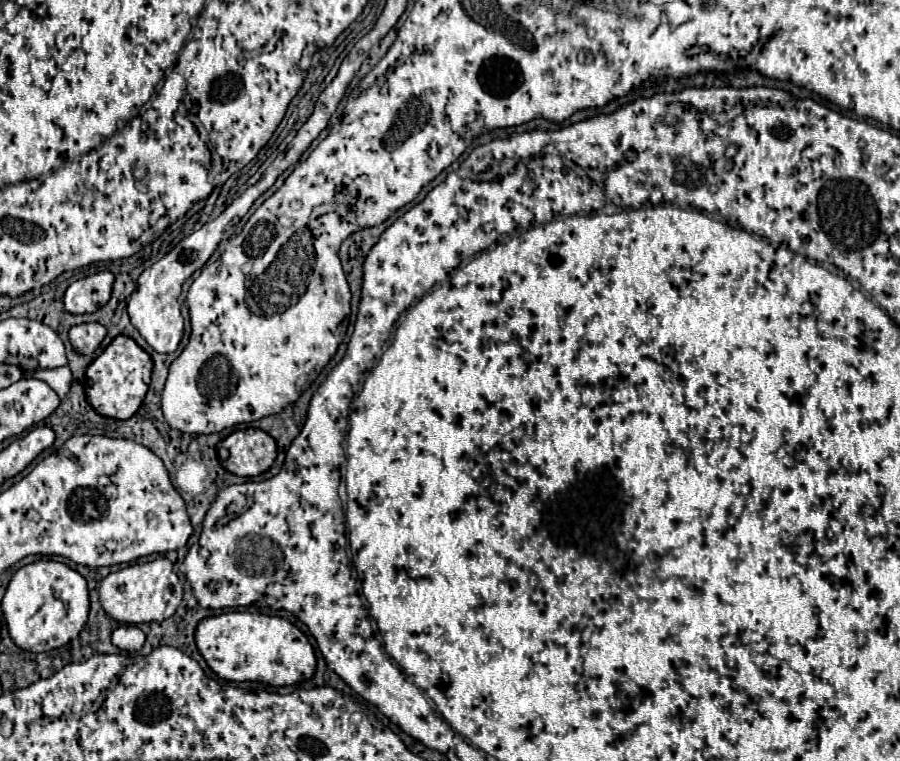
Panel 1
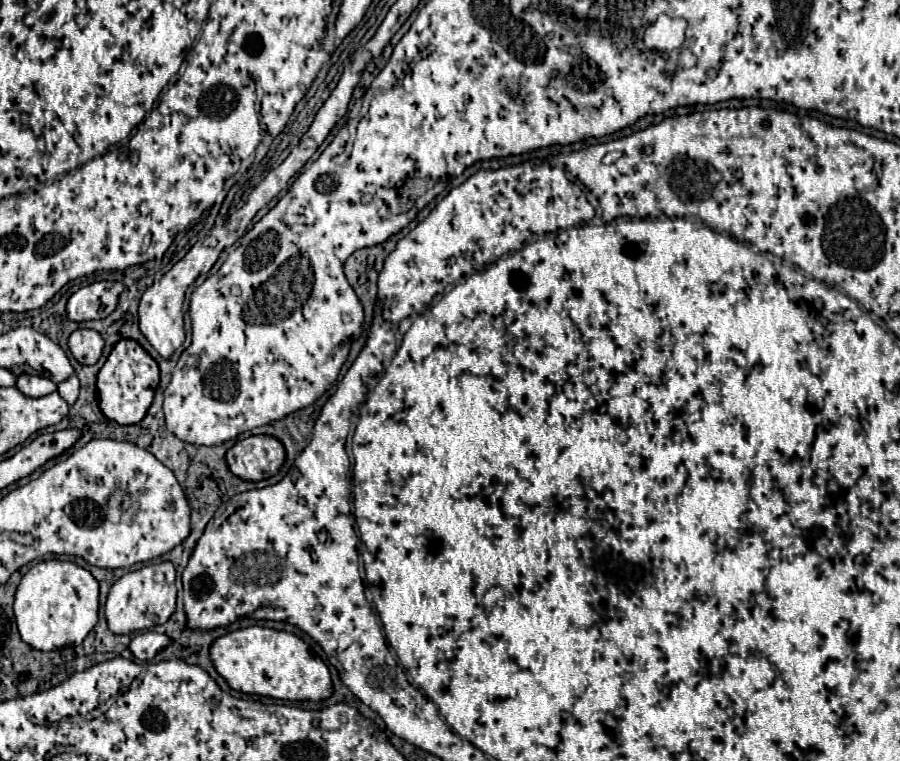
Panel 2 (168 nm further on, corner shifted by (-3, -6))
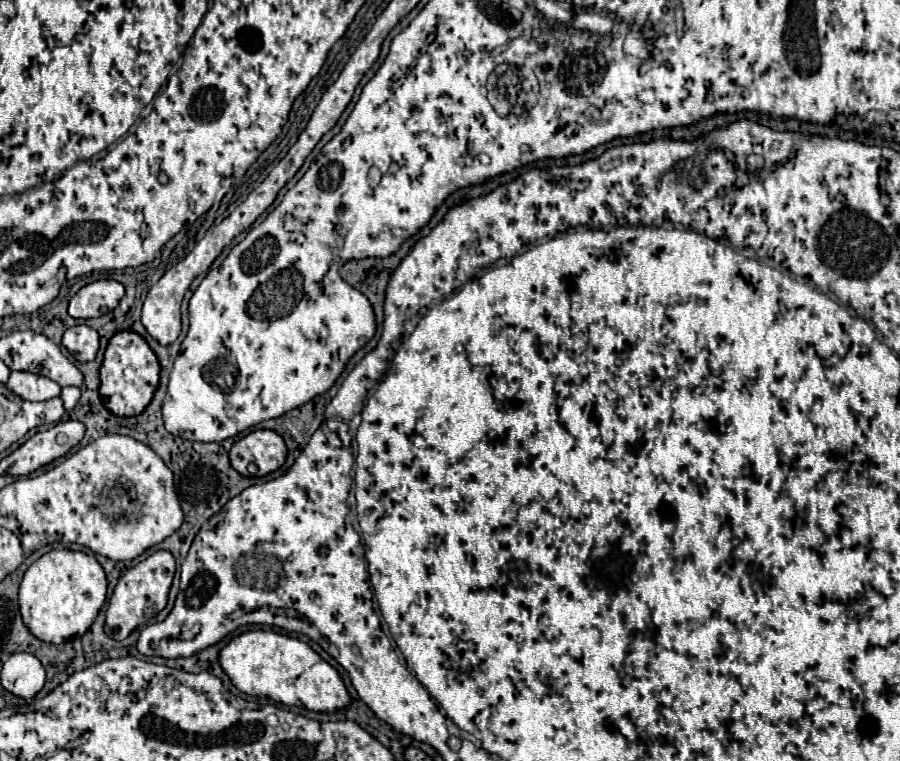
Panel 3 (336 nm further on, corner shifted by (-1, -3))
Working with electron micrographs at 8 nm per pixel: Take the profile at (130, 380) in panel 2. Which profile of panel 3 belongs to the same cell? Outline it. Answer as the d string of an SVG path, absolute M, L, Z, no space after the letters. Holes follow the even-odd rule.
M118 332L110 338L104 362L100 368L100 394L104 398L104 406L114 416L138 416L150 404L156 388L158 388L160 364L156 354L150 350L146 340L136 332Z

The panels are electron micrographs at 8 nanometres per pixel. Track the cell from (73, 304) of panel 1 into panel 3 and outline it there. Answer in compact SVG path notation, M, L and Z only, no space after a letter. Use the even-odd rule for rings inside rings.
M98 280L80 288L68 306L68 314L78 320L96 318L104 312L112 312L120 298L124 296L124 286L116 280Z

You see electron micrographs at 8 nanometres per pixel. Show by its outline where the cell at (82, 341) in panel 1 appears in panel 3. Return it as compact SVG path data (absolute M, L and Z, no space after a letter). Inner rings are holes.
M72 326L64 332L62 336L62 346L66 346L66 350L78 360L78 362L90 362L96 358L98 348L100 348L100 340L98 340L98 332L90 326Z

